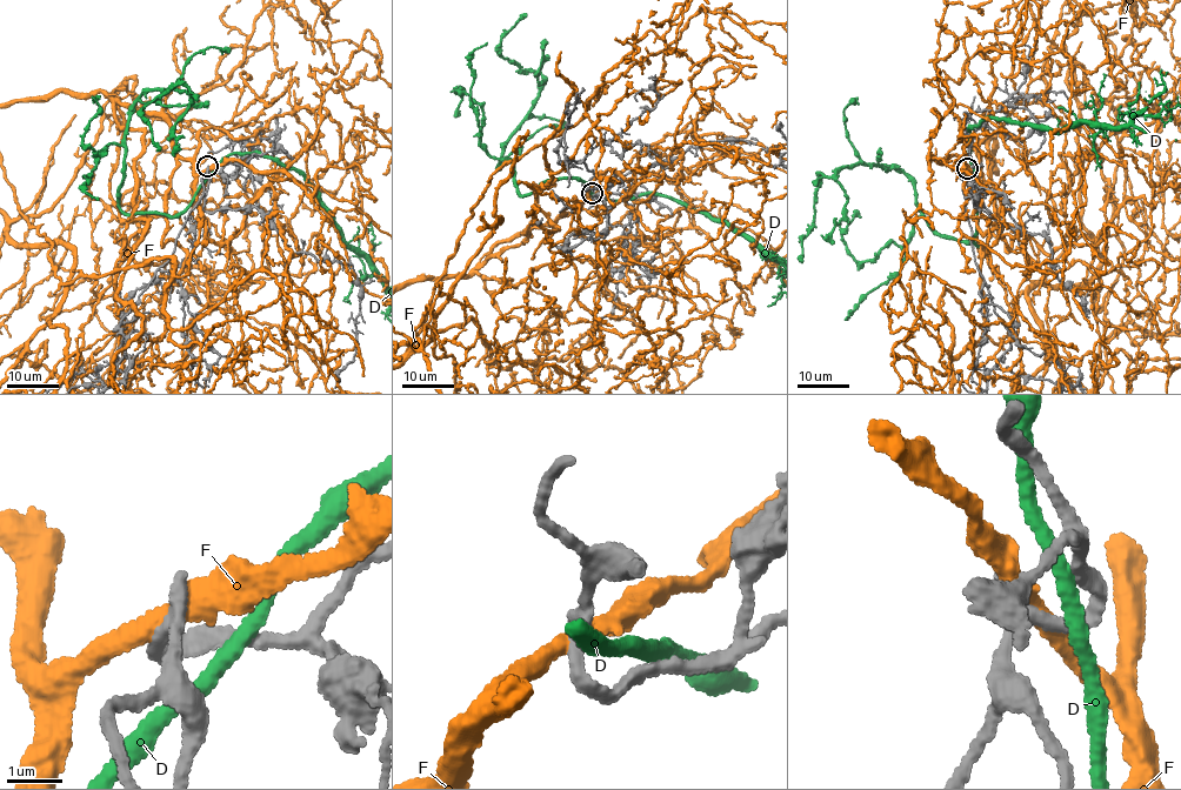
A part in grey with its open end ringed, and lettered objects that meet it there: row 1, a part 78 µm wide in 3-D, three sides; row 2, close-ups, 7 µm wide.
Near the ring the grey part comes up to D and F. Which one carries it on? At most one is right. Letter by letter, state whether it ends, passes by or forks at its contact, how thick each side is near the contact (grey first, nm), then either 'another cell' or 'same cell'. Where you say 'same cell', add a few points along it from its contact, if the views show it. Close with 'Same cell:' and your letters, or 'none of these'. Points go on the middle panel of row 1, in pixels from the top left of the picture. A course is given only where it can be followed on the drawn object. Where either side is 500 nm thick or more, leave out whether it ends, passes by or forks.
D: it passes by | 240/280 nm | another cell
F: it passes by | 280/320 nm | another cell
Same cell: none of these

